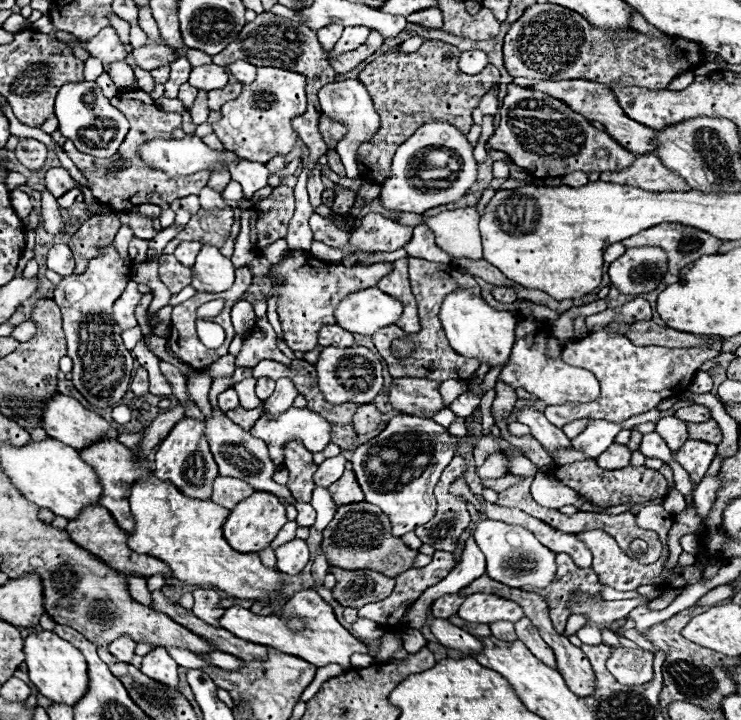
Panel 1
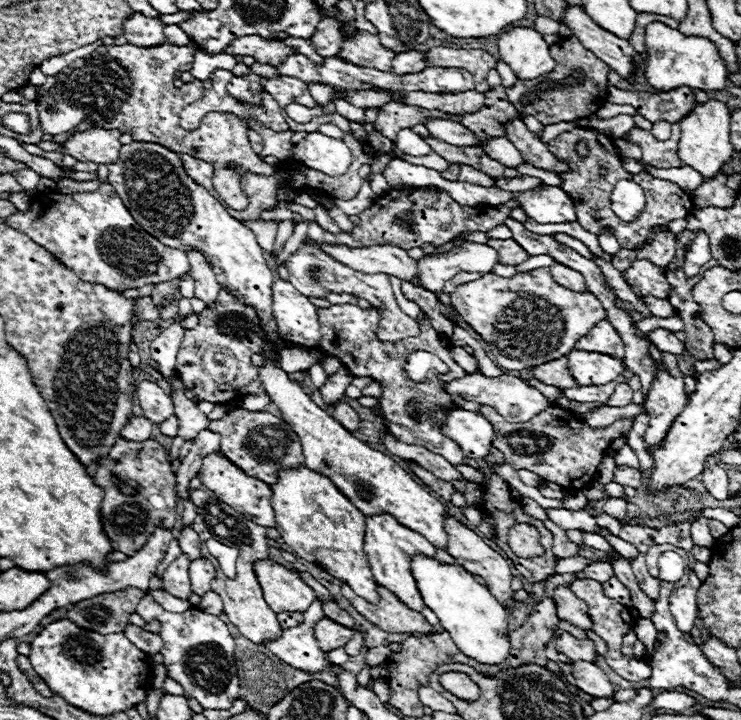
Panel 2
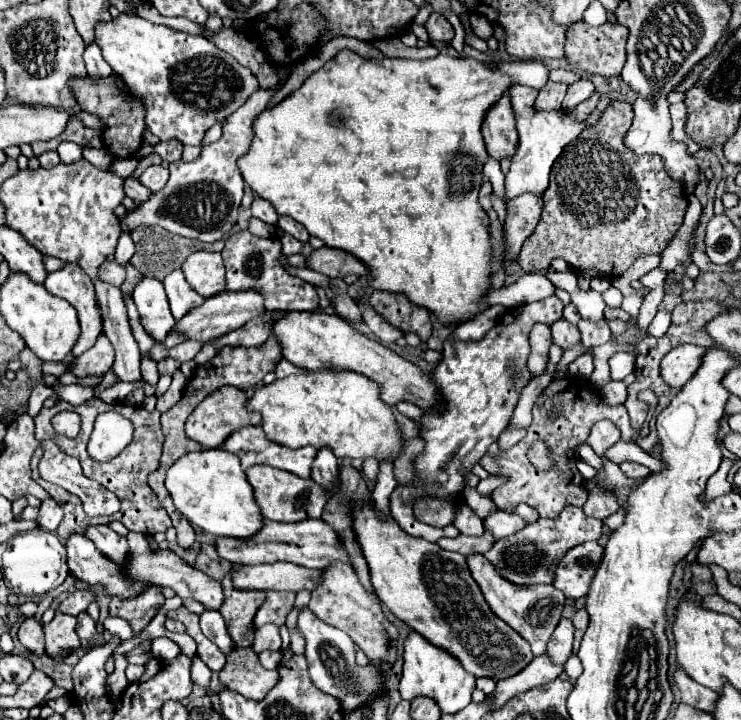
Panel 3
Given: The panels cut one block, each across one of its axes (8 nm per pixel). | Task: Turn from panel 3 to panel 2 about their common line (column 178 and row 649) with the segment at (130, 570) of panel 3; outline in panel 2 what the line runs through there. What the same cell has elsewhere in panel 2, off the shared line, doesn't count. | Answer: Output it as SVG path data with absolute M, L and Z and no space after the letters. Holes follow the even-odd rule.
M562 632L562 638L556 640L556 650L564 656L568 656L572 662L576 660L584 660L584 662L596 662L598 658L598 652L596 652L596 646L592 640L578 640L574 638L572 634L568 632Z

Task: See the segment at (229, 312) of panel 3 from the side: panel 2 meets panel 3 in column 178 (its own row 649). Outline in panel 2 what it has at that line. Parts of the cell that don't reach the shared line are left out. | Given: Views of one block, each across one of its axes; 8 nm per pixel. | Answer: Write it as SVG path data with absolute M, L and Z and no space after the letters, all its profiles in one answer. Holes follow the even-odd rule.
M322 618L314 628L314 638L318 640L318 646L322 652L342 648L352 638L352 634L354 634L352 630L340 626L328 618Z

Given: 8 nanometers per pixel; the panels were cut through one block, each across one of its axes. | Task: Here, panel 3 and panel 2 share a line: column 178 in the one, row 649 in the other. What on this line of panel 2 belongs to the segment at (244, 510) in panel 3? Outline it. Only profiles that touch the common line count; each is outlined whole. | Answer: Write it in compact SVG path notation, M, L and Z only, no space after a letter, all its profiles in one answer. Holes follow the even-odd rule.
M416 556L416 560L412 560L412 574L416 576L424 604L440 618L440 626L450 634L464 656L488 666L502 664L510 656L506 610L470 572L456 564L440 564L436 558Z

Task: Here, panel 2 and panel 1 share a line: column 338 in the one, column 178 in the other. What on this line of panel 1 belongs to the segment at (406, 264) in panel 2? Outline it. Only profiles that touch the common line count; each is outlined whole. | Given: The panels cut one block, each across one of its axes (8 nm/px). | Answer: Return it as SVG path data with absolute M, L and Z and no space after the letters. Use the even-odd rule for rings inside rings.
M182 242L182 244L174 250L174 256L176 256L176 260L178 260L180 264L186 264L186 266L190 268L190 266L194 264L200 248L202 248L202 244L198 244L198 242Z

